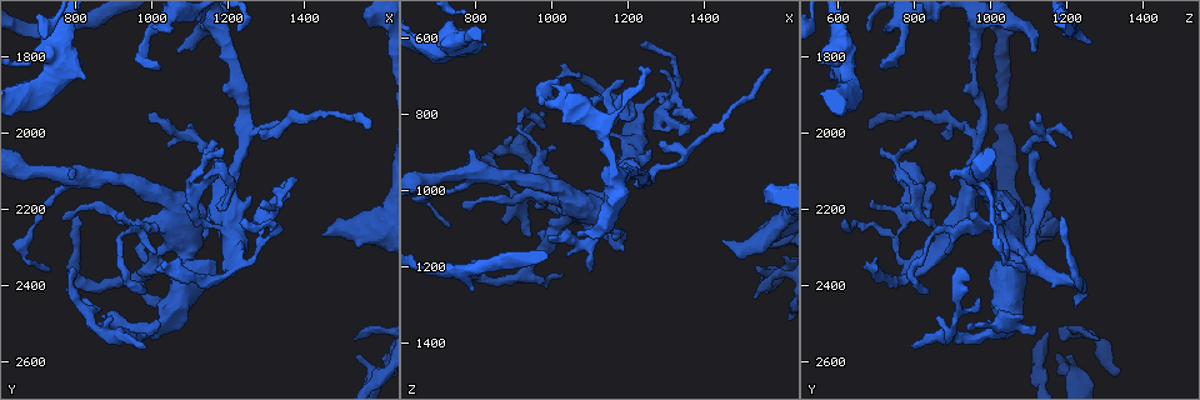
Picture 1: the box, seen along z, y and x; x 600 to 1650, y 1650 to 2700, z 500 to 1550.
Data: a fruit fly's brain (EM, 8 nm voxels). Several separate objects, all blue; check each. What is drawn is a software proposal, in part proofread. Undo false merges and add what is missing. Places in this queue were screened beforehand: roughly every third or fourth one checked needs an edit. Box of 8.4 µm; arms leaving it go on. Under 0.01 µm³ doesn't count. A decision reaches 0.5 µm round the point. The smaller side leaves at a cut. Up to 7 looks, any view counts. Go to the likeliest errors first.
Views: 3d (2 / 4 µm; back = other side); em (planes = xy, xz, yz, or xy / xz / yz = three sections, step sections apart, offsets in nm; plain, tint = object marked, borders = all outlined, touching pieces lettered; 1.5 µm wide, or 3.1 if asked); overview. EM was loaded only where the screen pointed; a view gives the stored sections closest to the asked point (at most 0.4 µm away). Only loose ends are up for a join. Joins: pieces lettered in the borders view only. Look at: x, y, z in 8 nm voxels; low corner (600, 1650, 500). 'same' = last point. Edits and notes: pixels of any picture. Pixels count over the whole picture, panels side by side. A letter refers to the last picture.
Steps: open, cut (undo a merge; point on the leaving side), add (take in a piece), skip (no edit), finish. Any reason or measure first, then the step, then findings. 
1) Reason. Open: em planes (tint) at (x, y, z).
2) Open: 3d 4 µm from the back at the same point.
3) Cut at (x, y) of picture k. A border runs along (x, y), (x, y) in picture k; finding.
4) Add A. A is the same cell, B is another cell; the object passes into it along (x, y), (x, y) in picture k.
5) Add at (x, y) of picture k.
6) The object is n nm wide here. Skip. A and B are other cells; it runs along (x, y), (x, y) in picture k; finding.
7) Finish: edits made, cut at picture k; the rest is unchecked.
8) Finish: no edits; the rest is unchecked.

Free end. Open: 3d 2 µm at (1445, 2275, 1140).

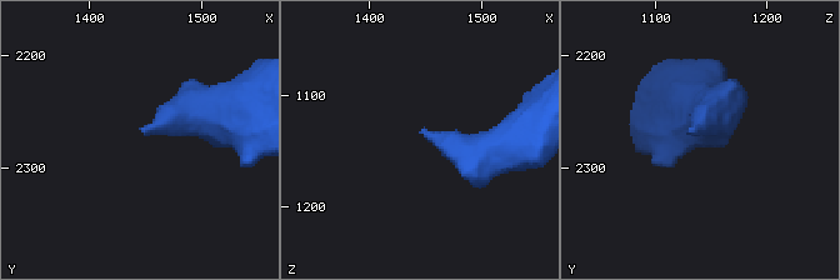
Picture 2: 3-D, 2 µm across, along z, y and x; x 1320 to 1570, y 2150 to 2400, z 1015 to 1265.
Now the EM. Open: em planes (borders) at (1450, 2270, 1132).

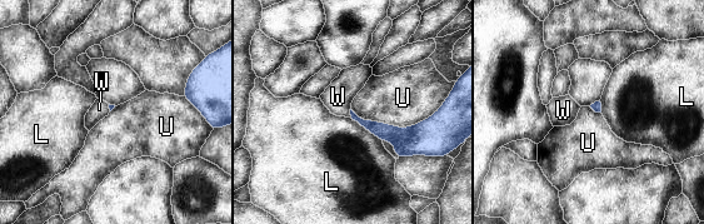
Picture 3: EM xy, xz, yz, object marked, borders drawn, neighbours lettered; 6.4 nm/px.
The longest contact is with U, 600 nm. Add W. W is the same cell, L and U are other cells; the object passes into it along (384, 132), (350, 113), (338, 96) in picture 3; the neuron continues.

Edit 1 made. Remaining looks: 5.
Open: overview.

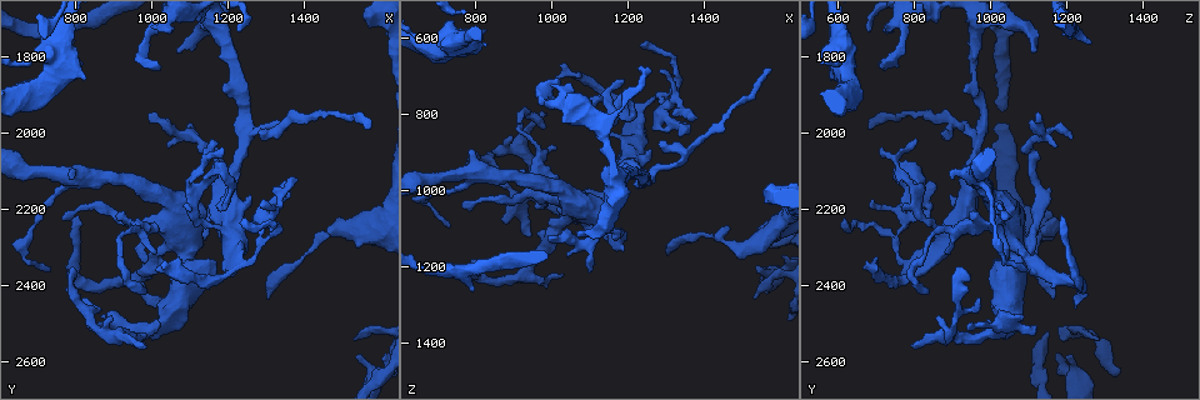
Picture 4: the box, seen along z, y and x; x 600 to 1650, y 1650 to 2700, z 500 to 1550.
Branch stops here. Open: 3d 2 µm at (1090, 2015, 1210).

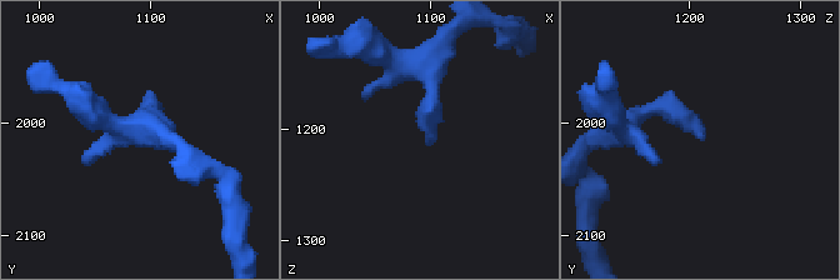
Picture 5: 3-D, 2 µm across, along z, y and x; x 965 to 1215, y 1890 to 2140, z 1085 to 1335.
Open: em planes (tint) at (1094, 2012, 1210).

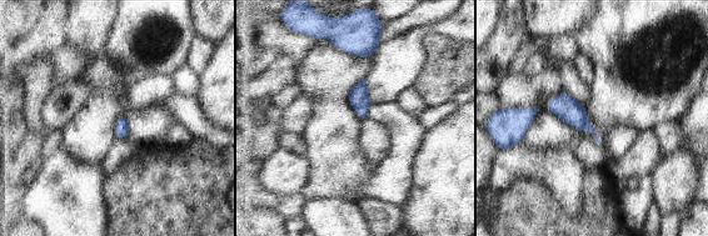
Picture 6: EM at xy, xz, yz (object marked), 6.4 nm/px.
Open: em planes (borders) at the same point.

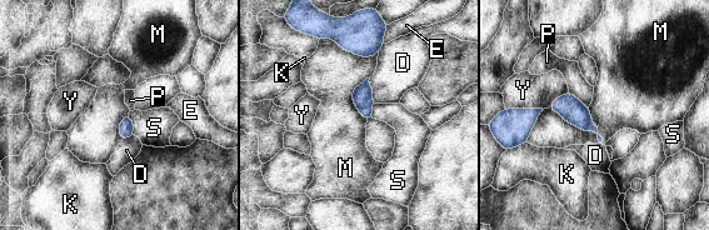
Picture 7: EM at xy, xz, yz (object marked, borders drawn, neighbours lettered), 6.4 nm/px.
The object is 100 nm wide here. Skip. D, E, K, M, P, S and Y are other cells; a border runs along (548, 108), (603, 141) in picture 7; no lettered piece goes on from it.

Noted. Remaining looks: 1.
Finish: edits made, add at picture 3; the rest is unchecked.

